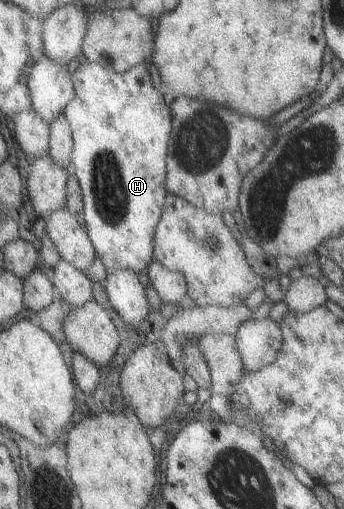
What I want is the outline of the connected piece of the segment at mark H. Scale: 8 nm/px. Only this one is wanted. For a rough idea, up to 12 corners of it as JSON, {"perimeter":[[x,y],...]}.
{"perimeter":[[85,58],[62,114],[106,272],[139,274],[171,112],[143,63]]}

